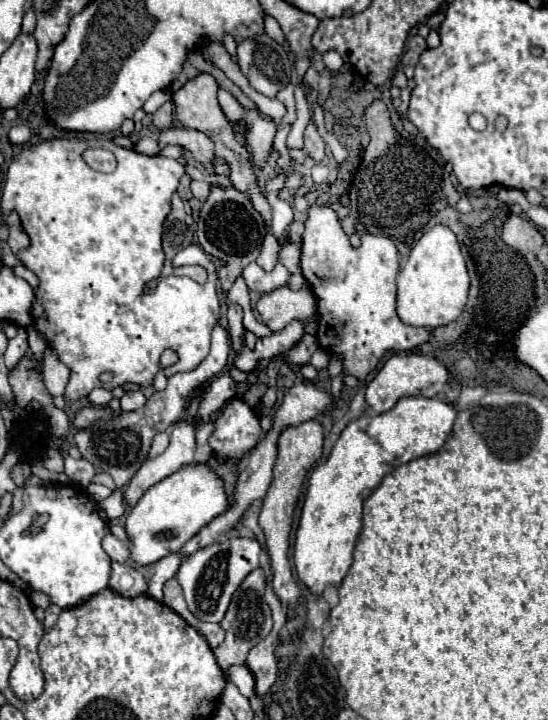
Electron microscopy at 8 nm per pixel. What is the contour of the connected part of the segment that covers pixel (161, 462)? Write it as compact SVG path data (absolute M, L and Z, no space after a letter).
M180 421L174 425L170 445L168 449L158 455L156 459L146 459L144 465L138 469L138 473L130 479L128 489L124 493L124 499L128 505L136 505L138 499L158 481L166 479L170 473L176 473L178 469L190 465L194 461L194 451L196 451L196 441L194 441L194 431L196 423L186 423Z

